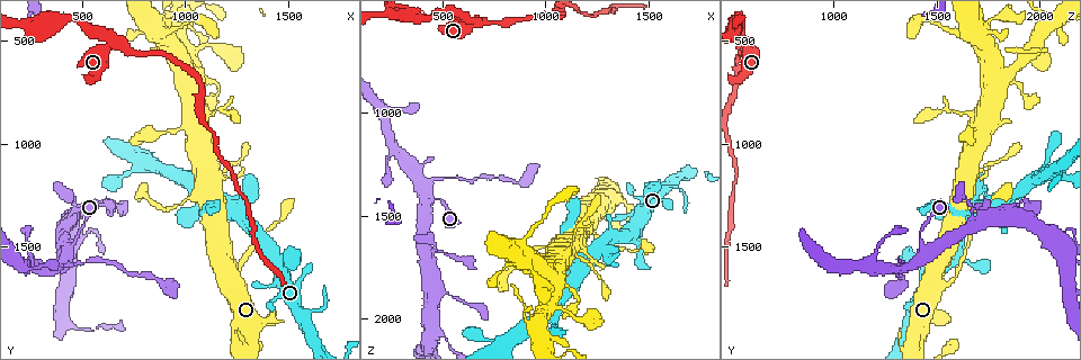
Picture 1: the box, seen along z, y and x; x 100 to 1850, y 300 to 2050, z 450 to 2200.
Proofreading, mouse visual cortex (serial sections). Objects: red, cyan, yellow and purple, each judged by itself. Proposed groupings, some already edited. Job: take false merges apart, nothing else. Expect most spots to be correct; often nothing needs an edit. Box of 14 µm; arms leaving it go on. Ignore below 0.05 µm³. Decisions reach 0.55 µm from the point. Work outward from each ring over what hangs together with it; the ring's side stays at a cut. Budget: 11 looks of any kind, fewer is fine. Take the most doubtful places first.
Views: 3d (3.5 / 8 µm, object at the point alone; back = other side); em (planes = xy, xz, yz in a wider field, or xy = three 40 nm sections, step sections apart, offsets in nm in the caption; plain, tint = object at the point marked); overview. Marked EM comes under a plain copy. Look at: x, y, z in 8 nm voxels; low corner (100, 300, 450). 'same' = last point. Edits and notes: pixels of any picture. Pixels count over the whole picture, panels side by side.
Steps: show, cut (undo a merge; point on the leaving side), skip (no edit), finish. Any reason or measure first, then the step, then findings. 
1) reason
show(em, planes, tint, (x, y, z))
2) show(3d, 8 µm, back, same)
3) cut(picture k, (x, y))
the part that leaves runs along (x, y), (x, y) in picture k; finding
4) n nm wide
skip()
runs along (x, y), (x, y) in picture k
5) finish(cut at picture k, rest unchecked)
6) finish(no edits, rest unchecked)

show(3d, 3.5 µm, (1080, 1250, 1620))

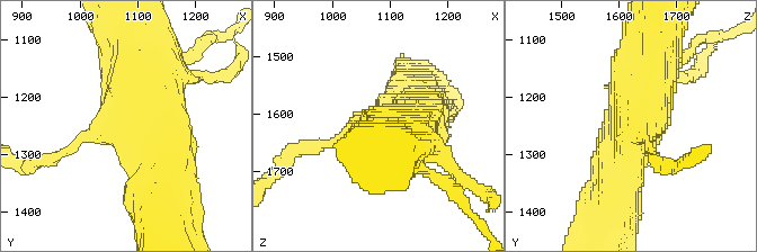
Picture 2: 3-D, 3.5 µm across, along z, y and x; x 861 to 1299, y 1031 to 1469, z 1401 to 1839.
now the EM
show(em, xy, step 3, tint, (1065, 1250, 1630))

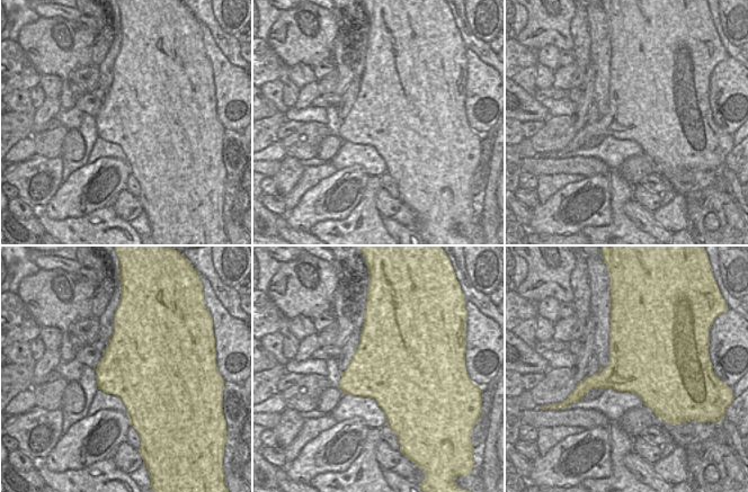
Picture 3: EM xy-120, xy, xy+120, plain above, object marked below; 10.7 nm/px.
950 nm wide
skip()
runs along (165, 143), (143, 102), (133, 29) in picture 2; one cell here

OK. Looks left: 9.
four-way junction
show(3d, 3.5 µm, (790, 1100, 2110))

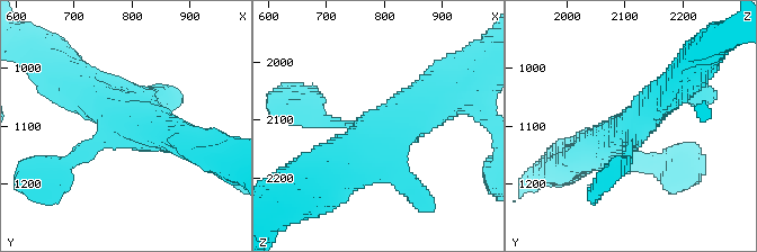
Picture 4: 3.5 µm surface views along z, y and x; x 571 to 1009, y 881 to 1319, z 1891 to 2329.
4 arms; arms of 200, 200, 500, 500 nm
show(em, xy, step 1, tint, (785, 1105, 2115))

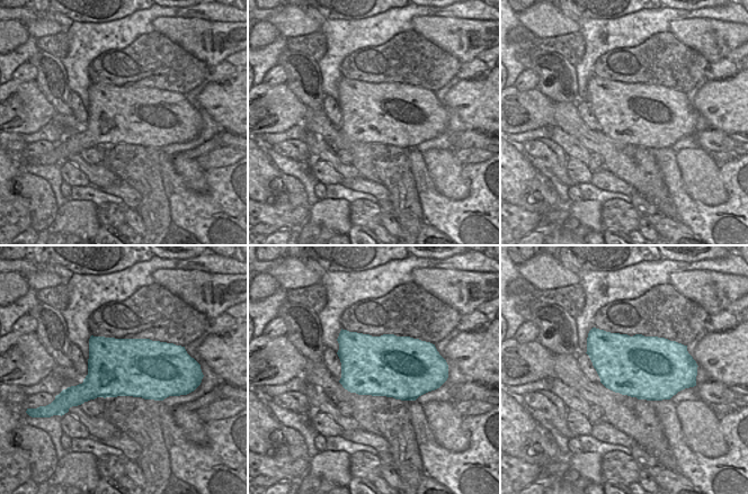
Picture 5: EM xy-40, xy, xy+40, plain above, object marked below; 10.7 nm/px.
skip()
all the same cell

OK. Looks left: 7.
three-way junction
show(3d, 8 µm, (500, 1290, 1670))

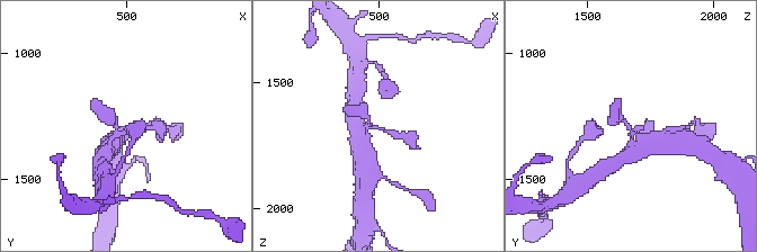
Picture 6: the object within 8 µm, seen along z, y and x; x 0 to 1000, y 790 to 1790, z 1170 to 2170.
shape alone is not enough
show(em, planes, tint, (510, 1310, 1680))

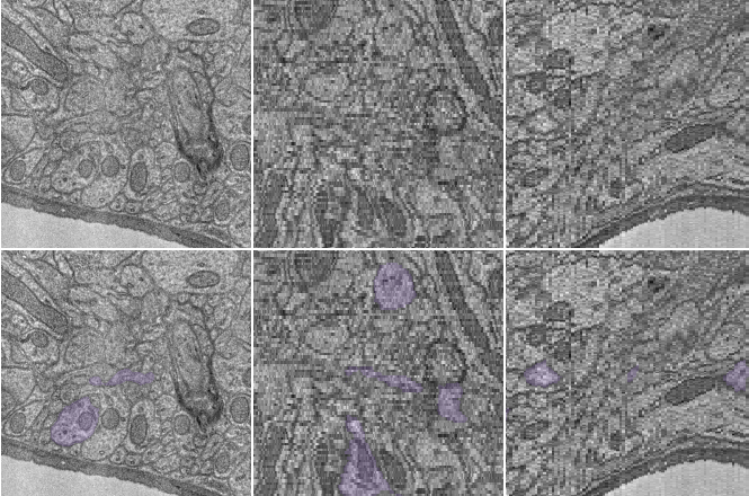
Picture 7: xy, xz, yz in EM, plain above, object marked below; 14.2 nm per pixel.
180 nm wide
skip()
runs along (151, 377), (119, 377), (108, 383), (92, 381) in picture 7; one cell here

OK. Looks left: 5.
four-way junction
show(3d, 8 µm, (1020, 570, 1950))

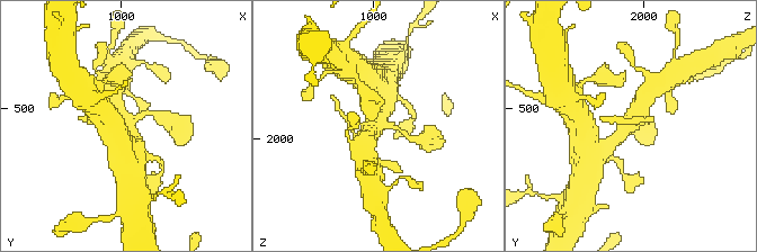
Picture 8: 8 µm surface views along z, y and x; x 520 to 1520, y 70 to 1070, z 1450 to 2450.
show(3d, 3.5 µm, (1020, 570, 1940))

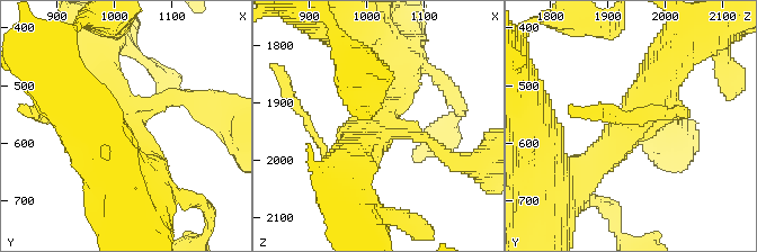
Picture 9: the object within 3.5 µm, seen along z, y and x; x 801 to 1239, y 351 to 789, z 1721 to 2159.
4 arms; arms of 150, 200, 450, 500 nm
show(em, xy, step 1, tint, (1020, 570, 1935))

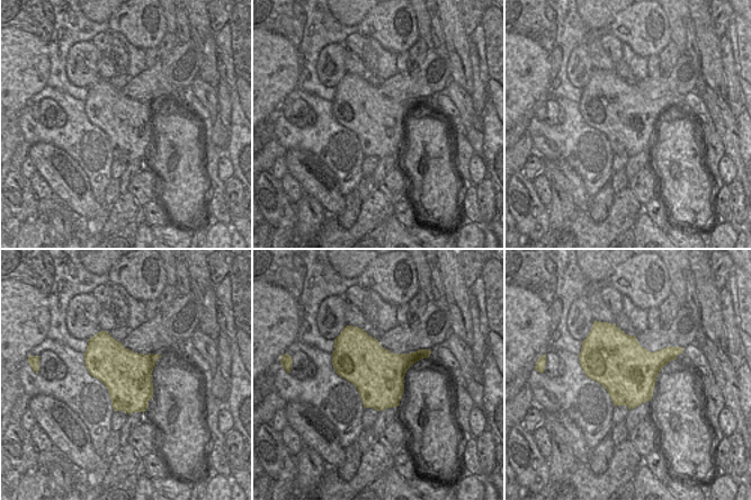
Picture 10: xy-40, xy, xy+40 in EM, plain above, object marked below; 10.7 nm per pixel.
skip()
one cell here

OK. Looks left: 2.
finish(no edits, rest unchecked)

